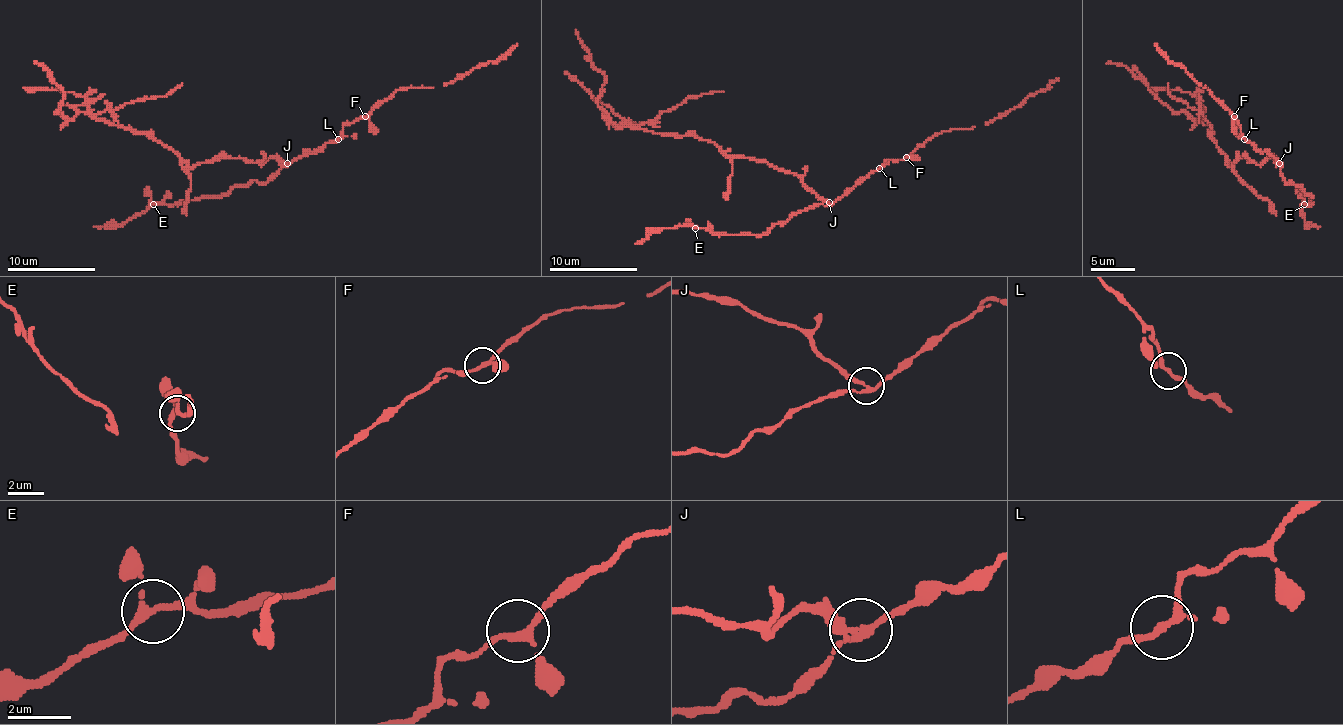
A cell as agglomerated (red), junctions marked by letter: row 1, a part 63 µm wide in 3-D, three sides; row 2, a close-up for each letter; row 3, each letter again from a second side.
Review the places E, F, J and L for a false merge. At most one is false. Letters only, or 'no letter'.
J

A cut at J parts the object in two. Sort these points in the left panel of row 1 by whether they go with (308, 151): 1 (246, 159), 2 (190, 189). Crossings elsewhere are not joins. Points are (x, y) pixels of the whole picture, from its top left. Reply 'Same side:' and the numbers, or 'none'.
Same side: none

